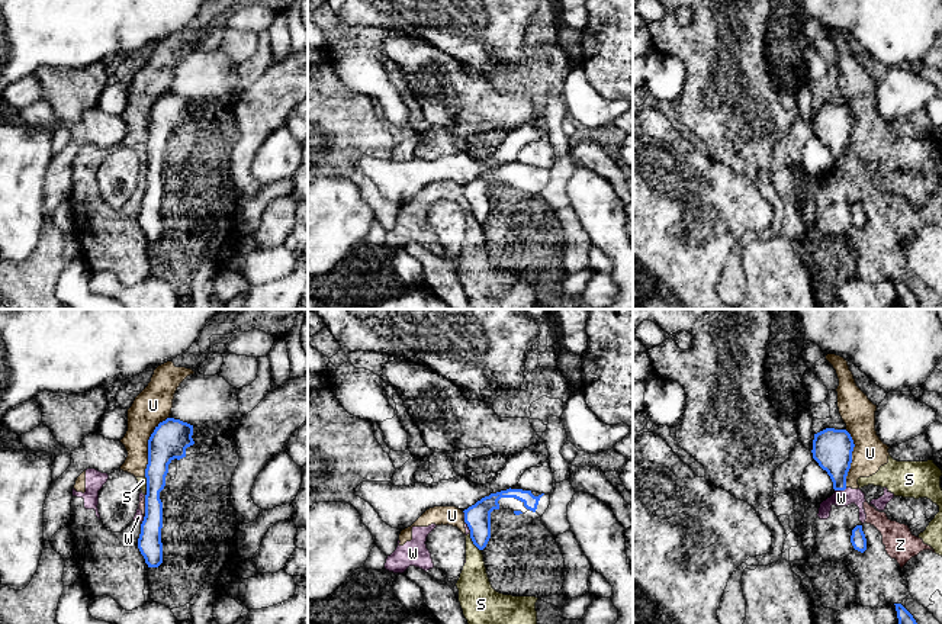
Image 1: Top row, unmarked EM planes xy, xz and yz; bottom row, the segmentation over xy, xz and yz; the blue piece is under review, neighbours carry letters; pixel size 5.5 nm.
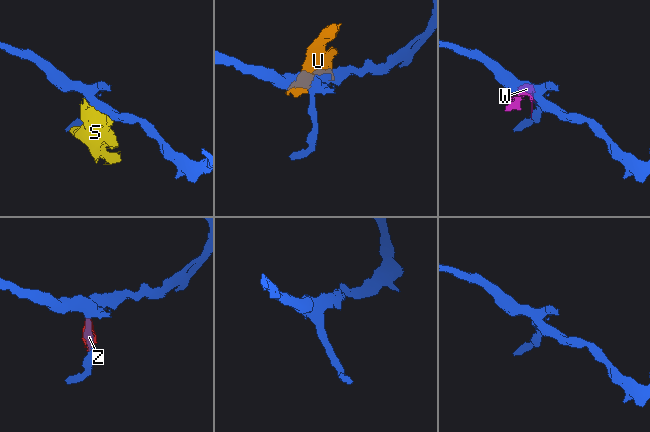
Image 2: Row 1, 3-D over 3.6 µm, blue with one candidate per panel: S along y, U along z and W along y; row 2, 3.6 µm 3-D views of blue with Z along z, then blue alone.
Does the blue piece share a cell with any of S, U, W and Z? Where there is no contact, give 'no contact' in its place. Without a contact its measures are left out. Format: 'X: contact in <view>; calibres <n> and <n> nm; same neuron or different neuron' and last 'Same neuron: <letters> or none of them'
S: contact in xz; calibres 140 and 180 nm; different neuron
U: contact in xy; calibres 200 and 200 nm; different neuron
W: contact in yz; calibres 220 and 100 nm; different neuron
Z: contact in xy; calibres 130 and 30 nm; different neuron
Same neuron: none of them

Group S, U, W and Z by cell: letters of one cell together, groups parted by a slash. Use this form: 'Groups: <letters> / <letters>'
Groups: S U W Z

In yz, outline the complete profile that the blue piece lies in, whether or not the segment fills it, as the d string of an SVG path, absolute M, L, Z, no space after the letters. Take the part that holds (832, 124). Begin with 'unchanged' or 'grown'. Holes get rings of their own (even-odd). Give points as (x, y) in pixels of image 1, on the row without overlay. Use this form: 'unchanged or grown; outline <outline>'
unchanged; outline M826 103L814 109L813 134L827 147L835 165L846 164L853 122L853 115L846 104Z

